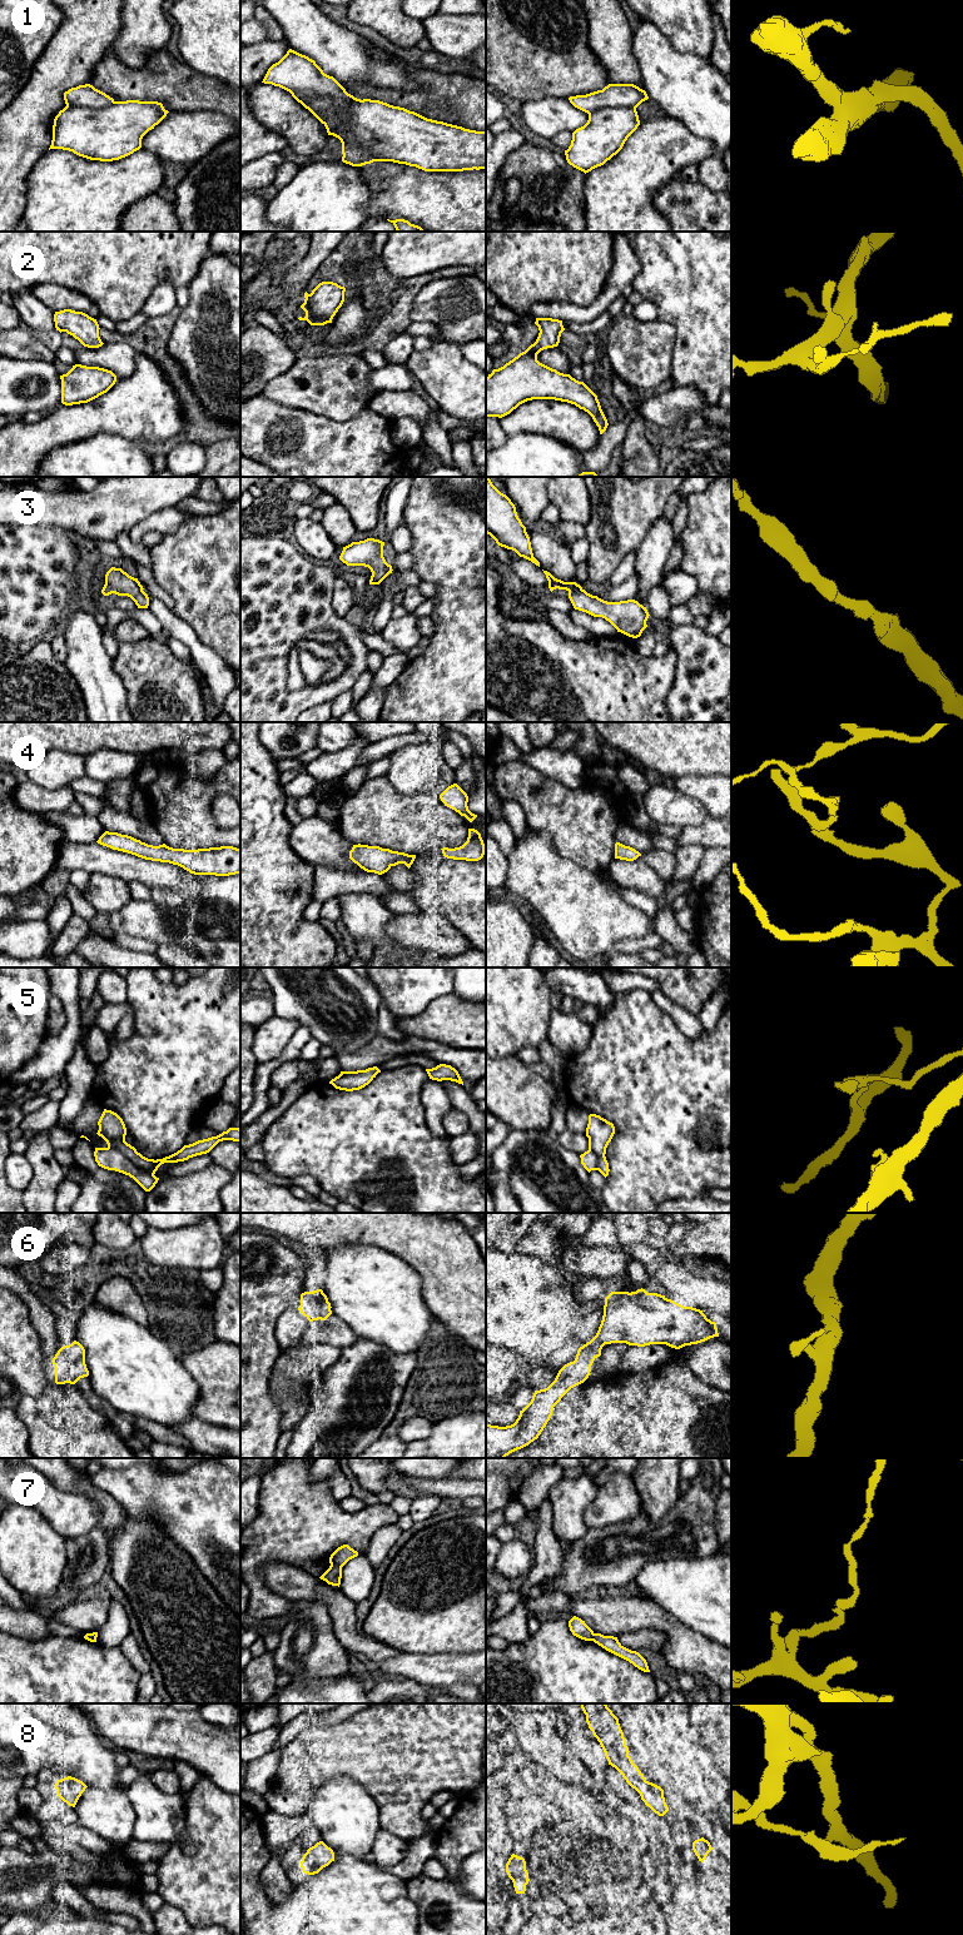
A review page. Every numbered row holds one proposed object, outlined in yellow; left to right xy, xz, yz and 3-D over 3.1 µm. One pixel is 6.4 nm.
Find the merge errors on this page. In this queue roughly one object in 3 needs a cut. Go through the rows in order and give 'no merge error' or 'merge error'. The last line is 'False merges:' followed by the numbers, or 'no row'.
1: merge error
2: no merge error
3: no merge error
4: no merge error
5: merge error
6: no merge error
7: merge error
8: no merge error
False merges: 1, 5, 7

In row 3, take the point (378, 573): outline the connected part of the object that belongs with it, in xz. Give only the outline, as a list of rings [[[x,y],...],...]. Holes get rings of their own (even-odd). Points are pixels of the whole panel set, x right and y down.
[[[374,538],[352,542],[343,547],[339,559],[347,566],[368,567],[372,572],[369,585],[379,585],[393,571],[383,557],[383,546],[384,542]]]

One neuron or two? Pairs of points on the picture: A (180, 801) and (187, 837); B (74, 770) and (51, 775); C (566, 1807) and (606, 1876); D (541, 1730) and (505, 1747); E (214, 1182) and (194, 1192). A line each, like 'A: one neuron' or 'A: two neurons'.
A: one neuron
B: one neuron
C: one neuron
D: two neurons
E: one neuron

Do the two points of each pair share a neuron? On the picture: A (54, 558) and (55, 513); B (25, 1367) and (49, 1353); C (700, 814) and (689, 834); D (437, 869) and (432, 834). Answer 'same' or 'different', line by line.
A: different
B: different
C: different
D: different

